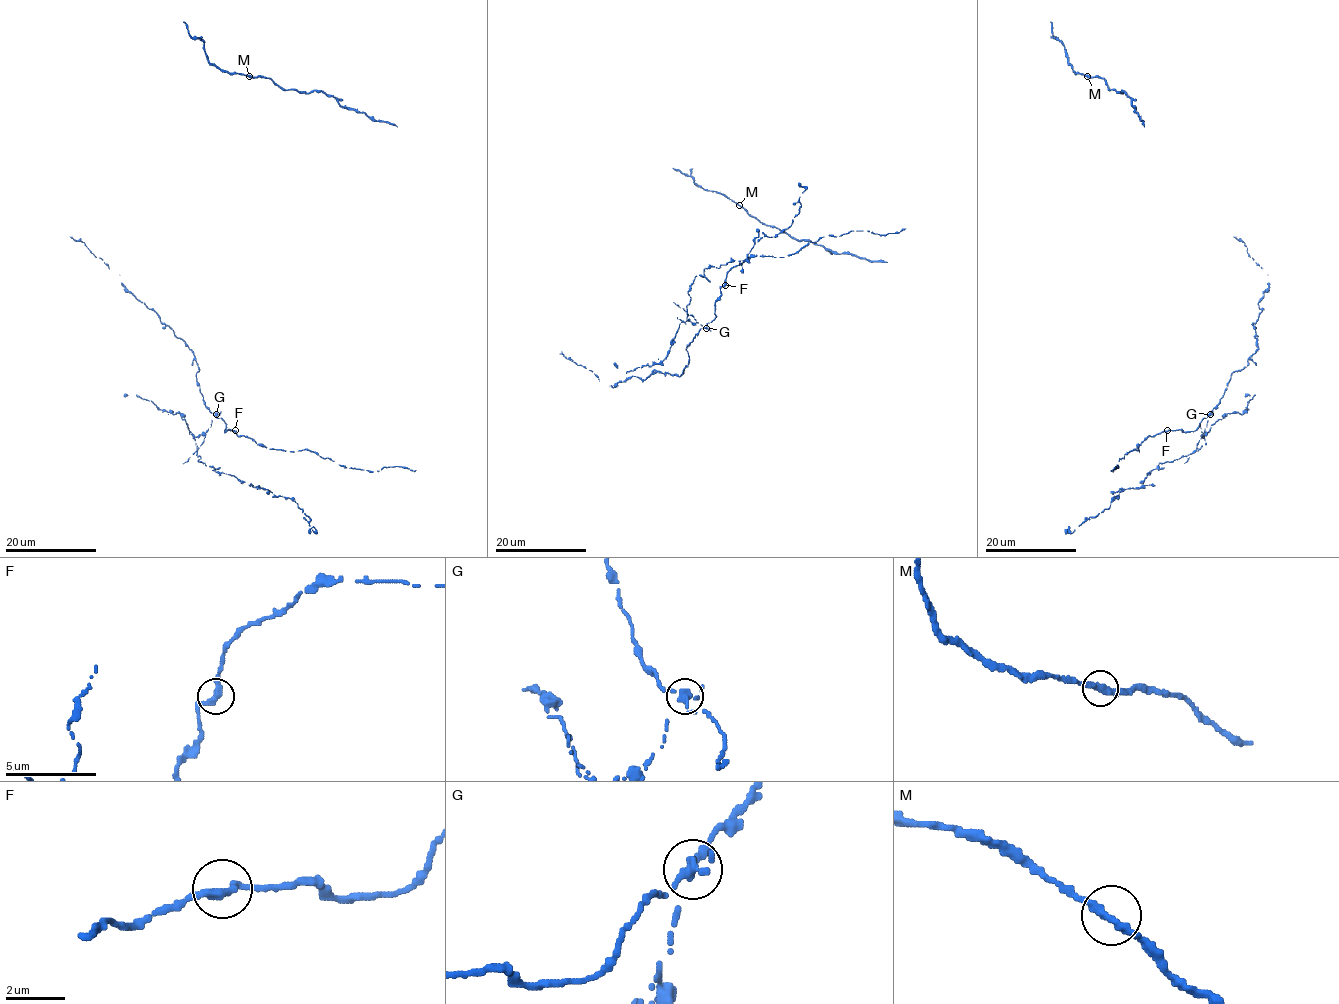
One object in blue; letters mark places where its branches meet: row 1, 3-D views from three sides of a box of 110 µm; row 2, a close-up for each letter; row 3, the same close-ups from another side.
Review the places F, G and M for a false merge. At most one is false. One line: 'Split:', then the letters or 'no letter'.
Split: G

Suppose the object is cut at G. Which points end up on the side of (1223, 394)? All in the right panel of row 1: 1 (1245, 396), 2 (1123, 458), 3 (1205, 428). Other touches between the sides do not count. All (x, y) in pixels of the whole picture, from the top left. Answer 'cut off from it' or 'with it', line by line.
1: cut off from it
2: with it
3: cut off from it

